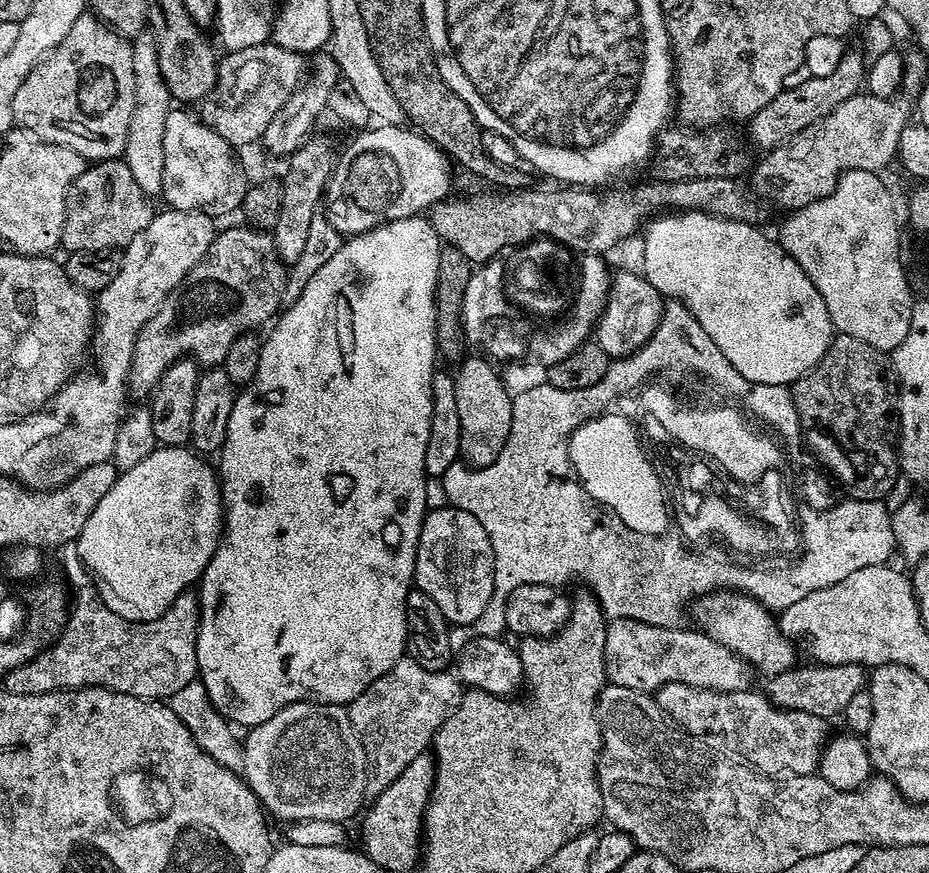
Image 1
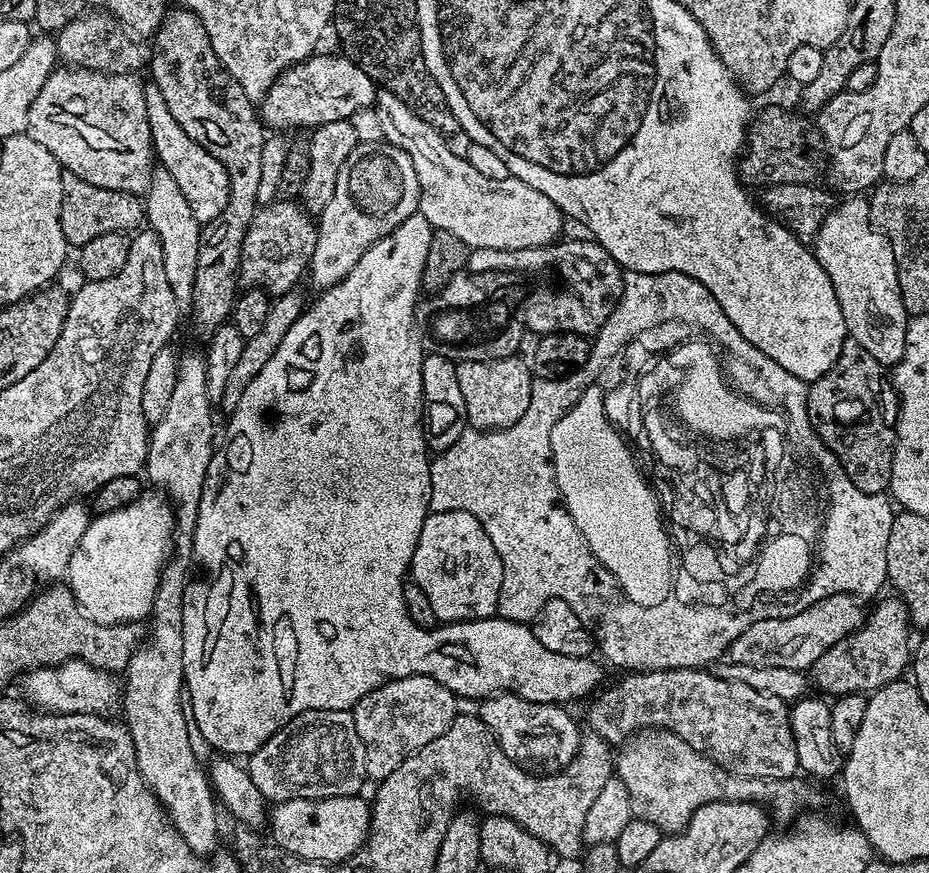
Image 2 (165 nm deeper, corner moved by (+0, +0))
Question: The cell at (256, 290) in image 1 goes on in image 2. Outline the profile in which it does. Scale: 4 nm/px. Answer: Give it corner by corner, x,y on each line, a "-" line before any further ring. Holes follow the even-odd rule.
280,198
263,205
250,222
240,255
240,284
262,288
275,298
293,291
299,280
305,279
308,264
314,254
318,224
295,199

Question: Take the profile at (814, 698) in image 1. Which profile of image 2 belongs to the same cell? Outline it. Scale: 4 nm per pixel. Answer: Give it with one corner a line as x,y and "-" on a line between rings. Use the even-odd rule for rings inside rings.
896,594
885,600
875,601
876,609
869,611
866,622
856,632
851,632
842,642
834,642
818,662
810,669
810,680
829,697
849,696
855,692
871,694
882,686
901,679
910,664
910,644
908,648
908,628
910,621
907,606

